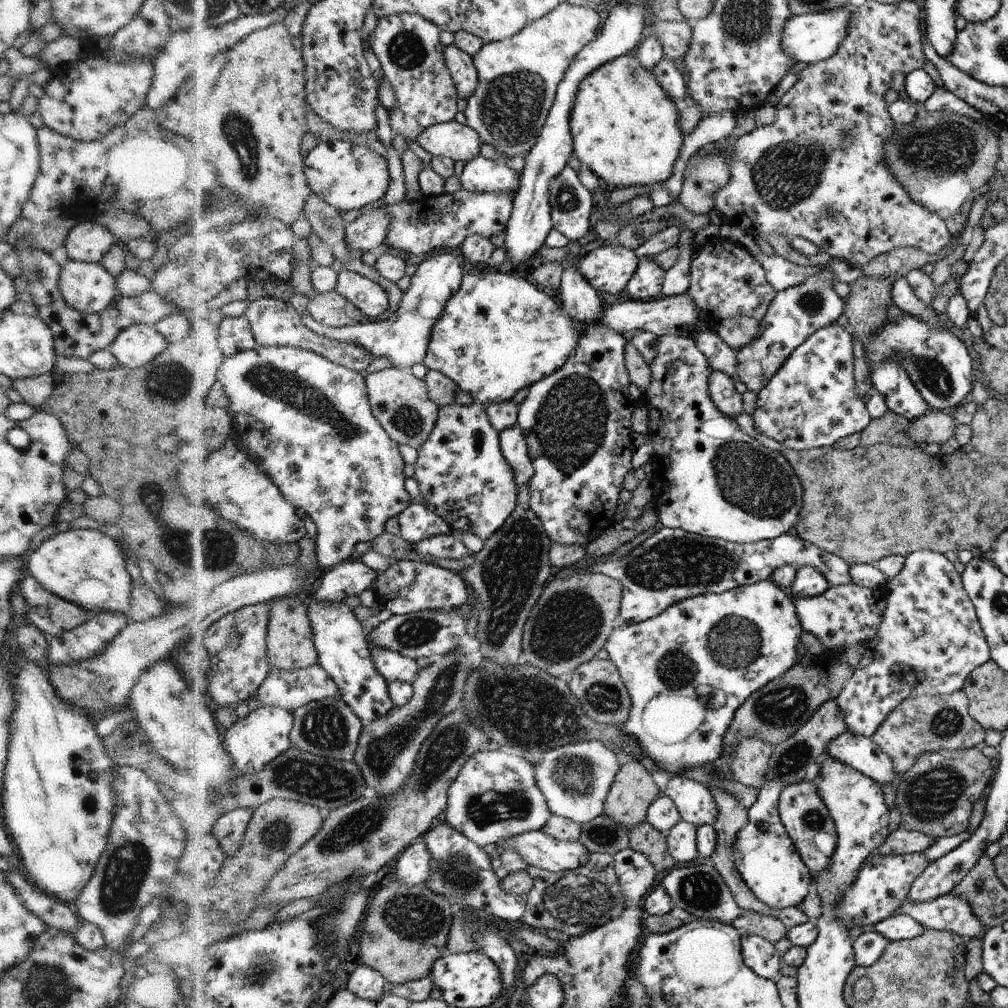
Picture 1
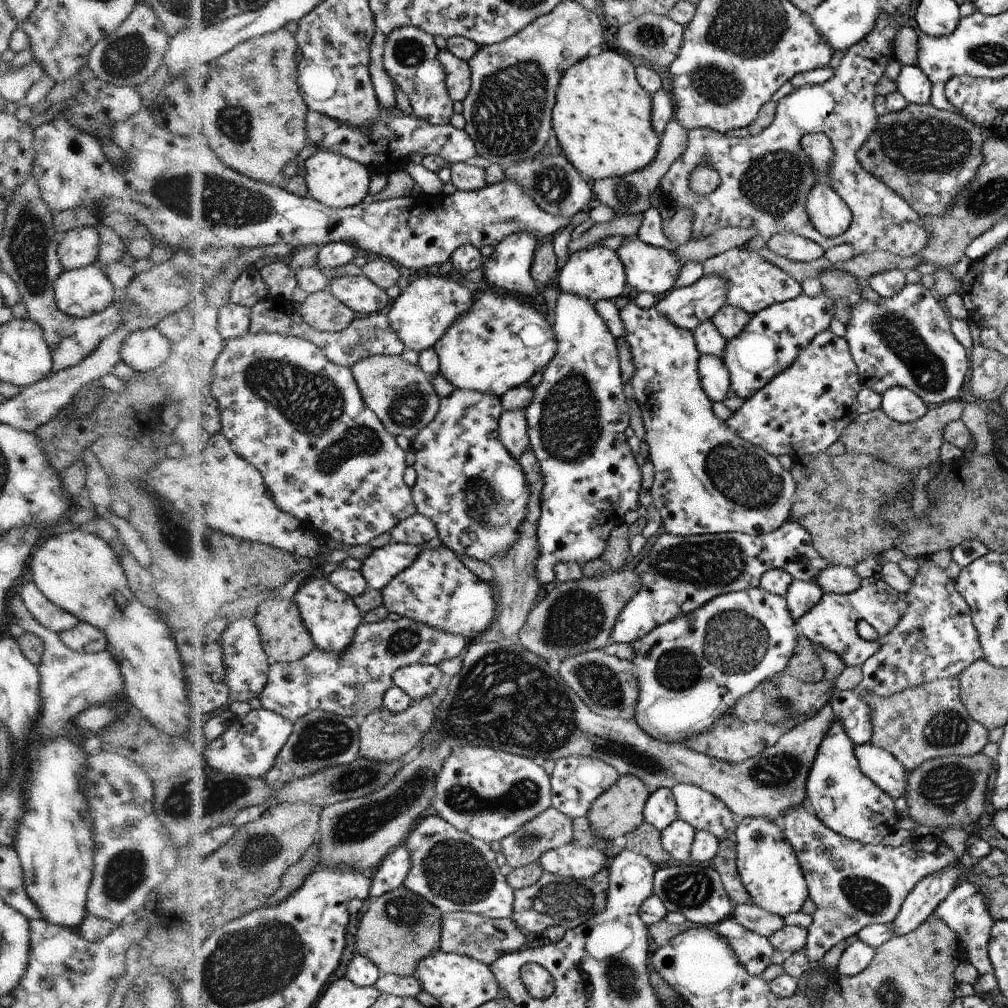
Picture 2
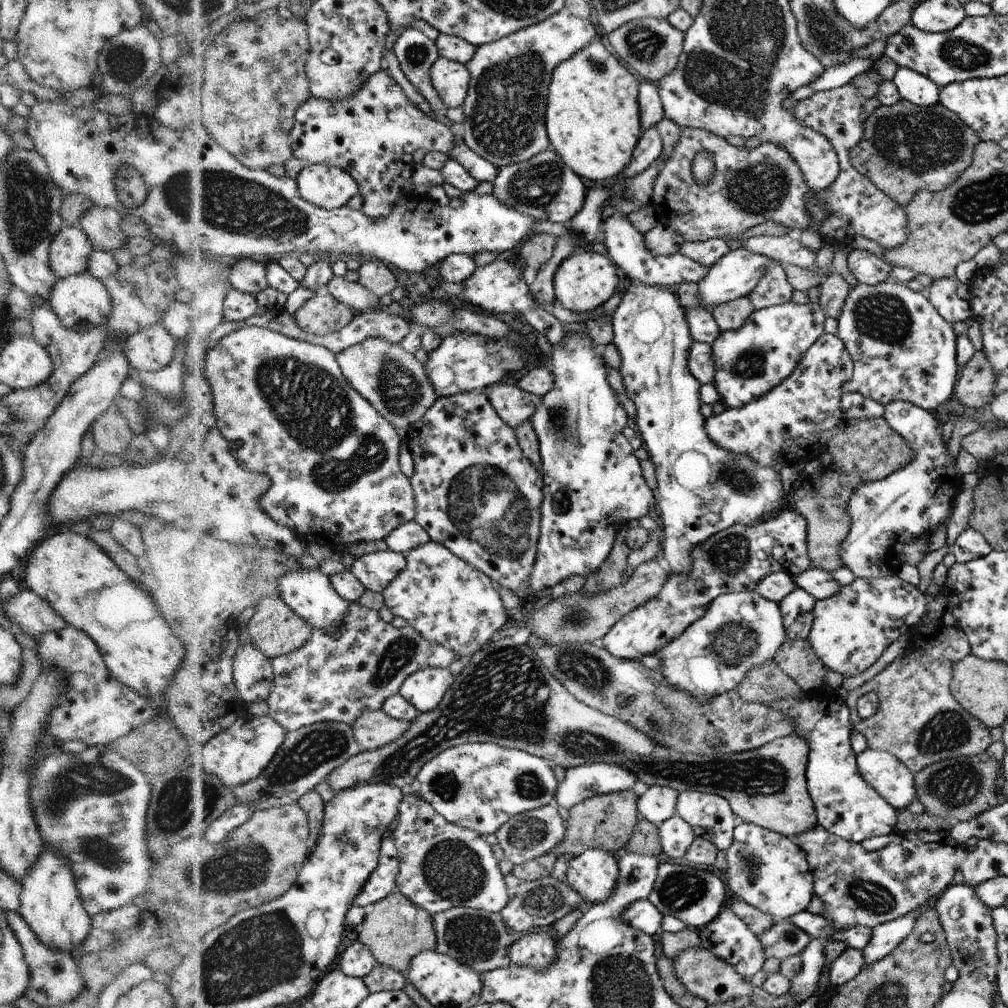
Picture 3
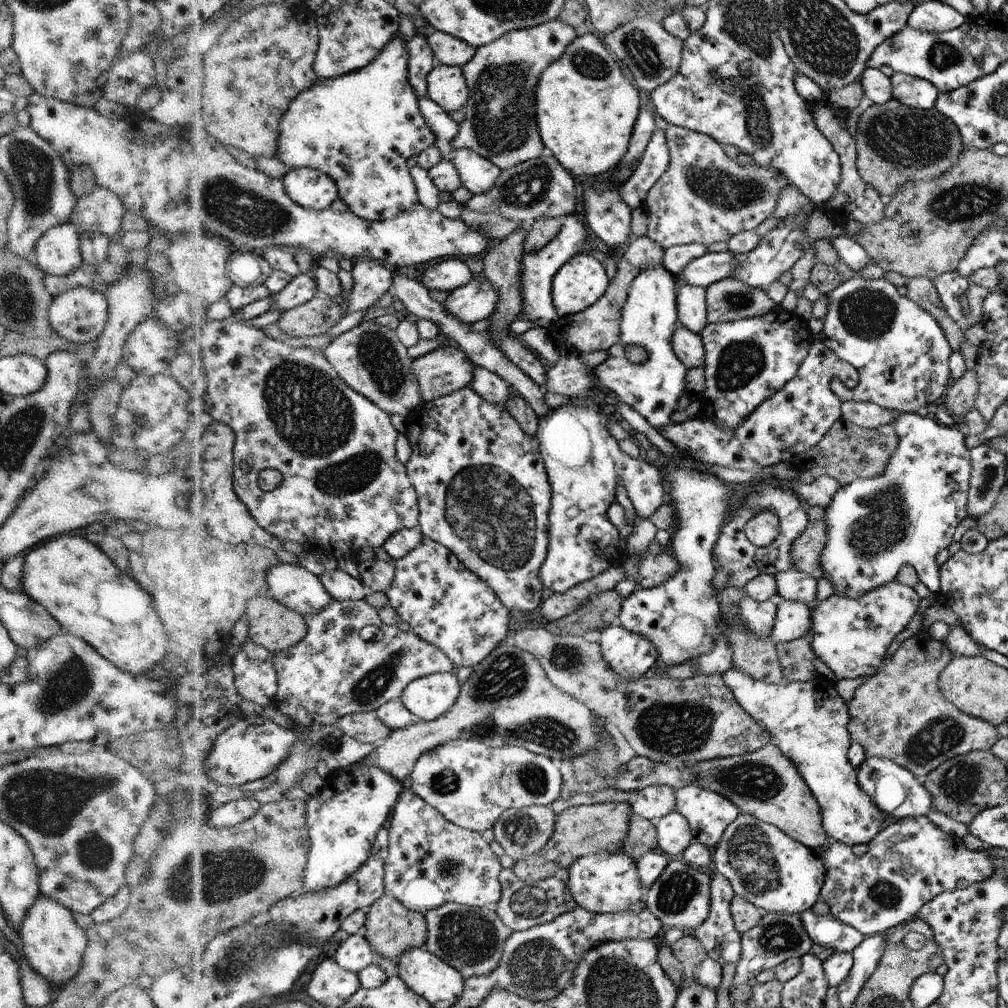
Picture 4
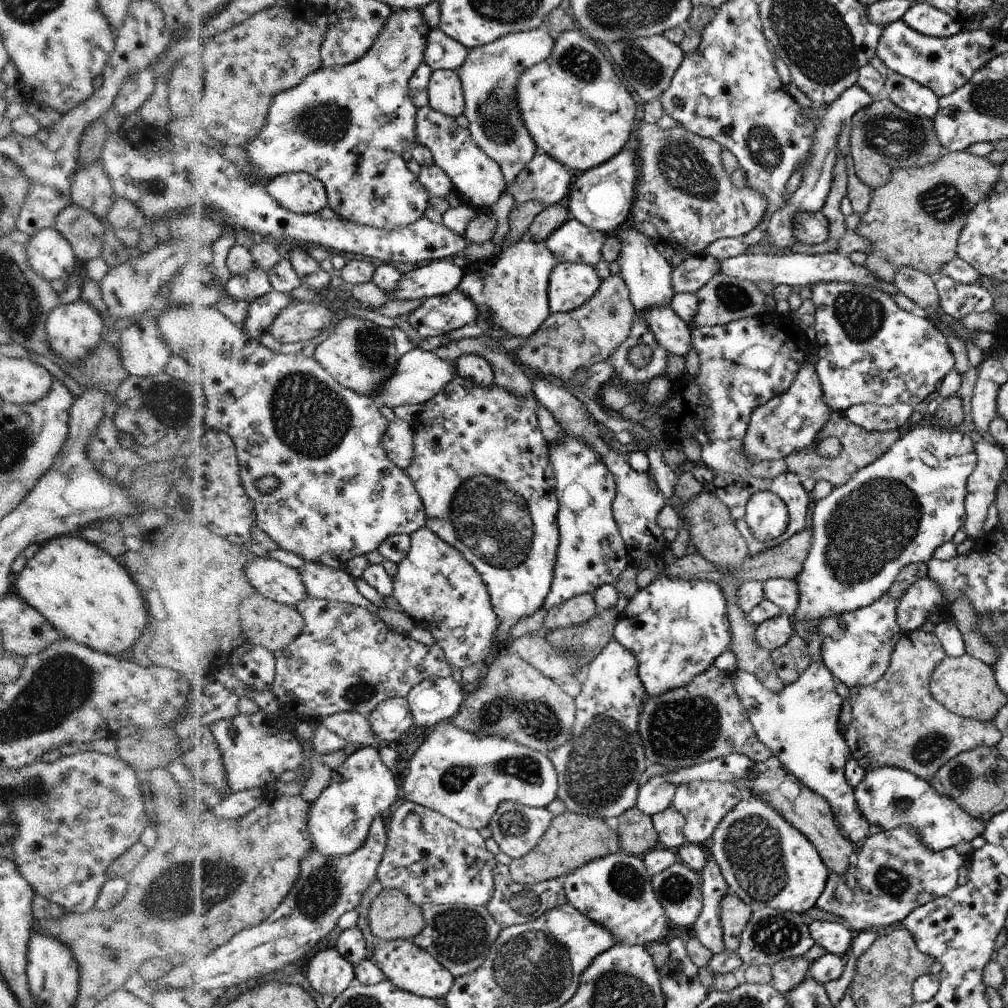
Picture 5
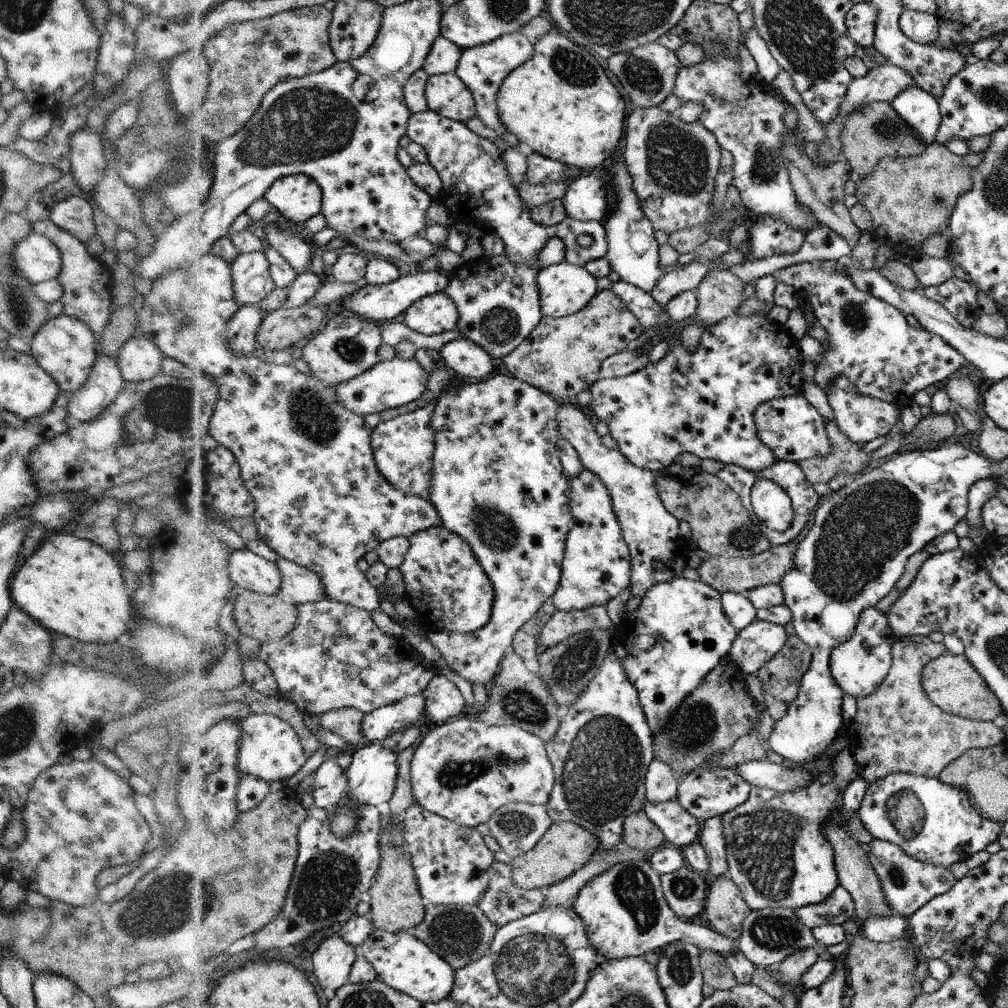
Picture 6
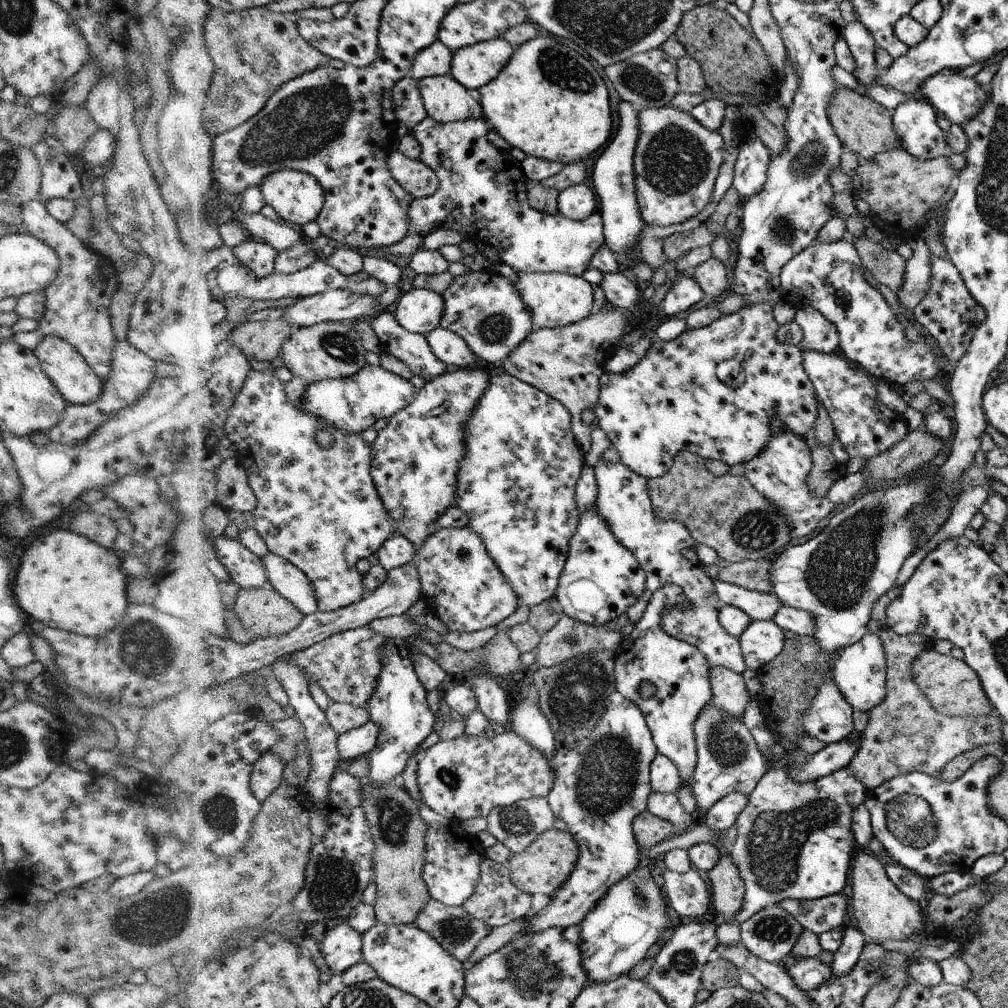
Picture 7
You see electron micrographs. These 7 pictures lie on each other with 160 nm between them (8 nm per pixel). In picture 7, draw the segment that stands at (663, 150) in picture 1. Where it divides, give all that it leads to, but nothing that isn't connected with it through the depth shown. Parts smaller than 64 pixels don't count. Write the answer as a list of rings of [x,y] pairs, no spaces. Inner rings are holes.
[[[543,36],[522,44],[499,77],[480,88],[483,119],[511,148],[560,164],[592,162],[611,141],[608,88],[592,62]]]

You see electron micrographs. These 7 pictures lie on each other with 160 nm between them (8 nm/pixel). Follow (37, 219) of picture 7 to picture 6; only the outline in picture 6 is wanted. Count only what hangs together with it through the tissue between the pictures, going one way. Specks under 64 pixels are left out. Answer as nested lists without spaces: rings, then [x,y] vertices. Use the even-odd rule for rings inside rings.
[[[50,218],[36,222],[32,228],[34,233],[48,236],[62,254],[62,272],[56,278],[64,290],[62,298],[60,298],[60,302],[64,304],[62,315],[80,318],[82,322],[88,324],[88,328],[94,332],[94,336],[100,336],[111,316],[110,305],[113,301],[111,288],[114,286],[111,268],[90,256],[84,243],[80,243],[74,236],[56,226]],[[99,352],[88,380],[71,394],[67,407],[70,425],[76,427],[94,420],[116,400],[124,386],[117,360]]]

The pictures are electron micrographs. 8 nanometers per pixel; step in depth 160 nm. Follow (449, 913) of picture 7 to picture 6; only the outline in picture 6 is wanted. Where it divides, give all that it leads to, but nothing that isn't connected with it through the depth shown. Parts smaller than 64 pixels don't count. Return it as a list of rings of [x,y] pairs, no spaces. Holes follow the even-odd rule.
[[[428,903],[426,912],[426,921],[414,929],[412,932],[424,943],[427,943],[438,955],[440,955],[444,962],[448,962],[452,970],[458,971],[470,962],[478,961],[490,948],[494,934],[496,934],[496,927],[480,910],[478,905],[468,905],[465,908],[460,905],[433,905]]]

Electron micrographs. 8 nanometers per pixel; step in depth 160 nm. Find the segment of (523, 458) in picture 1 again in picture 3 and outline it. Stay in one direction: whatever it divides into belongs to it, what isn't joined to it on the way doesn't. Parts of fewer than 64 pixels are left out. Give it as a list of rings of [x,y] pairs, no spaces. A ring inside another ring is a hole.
[[[505,380],[500,384],[488,386],[484,392],[503,422],[514,429],[524,420],[531,420],[532,414],[536,413],[536,408],[540,404],[540,396],[528,394],[517,384],[510,384]]]

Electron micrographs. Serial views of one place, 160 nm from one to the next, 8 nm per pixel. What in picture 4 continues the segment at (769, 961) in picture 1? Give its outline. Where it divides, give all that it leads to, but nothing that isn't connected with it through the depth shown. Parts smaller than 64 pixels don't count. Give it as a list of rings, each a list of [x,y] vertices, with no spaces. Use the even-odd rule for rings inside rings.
[[[714,872],[710,892],[710,913],[703,925],[691,934],[702,944],[706,956],[711,960],[721,966],[738,963],[742,953],[742,936],[736,931],[731,916],[731,902],[735,899],[735,890],[723,875]]]

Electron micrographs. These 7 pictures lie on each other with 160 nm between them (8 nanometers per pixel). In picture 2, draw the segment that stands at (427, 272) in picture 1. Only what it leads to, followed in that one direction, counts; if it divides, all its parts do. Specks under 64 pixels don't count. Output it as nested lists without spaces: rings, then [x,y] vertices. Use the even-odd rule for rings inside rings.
[[[428,275],[412,282],[400,294],[389,315],[394,328],[406,341],[407,348],[420,354],[426,349],[435,347],[447,334],[447,330],[472,306],[473,294],[468,288],[464,288],[462,284],[458,284],[451,278]]]

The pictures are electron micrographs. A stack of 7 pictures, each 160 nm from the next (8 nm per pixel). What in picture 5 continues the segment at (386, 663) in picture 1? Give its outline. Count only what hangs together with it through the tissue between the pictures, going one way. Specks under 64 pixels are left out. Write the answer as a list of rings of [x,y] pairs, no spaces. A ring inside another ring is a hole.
[[[438,676],[416,686],[408,696],[415,724],[418,727],[434,728],[456,717],[464,703],[466,687],[452,677]]]

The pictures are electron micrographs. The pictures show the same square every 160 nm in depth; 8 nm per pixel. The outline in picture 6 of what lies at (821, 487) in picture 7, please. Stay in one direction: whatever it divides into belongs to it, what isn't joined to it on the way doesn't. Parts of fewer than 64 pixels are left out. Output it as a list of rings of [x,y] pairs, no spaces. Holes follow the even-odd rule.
[[[835,419],[828,420],[826,430],[832,442],[832,454],[798,463],[798,466],[805,467],[808,482],[828,484],[839,474],[859,474],[874,462],[870,452],[862,450],[862,444],[851,442],[846,434],[840,432]]]

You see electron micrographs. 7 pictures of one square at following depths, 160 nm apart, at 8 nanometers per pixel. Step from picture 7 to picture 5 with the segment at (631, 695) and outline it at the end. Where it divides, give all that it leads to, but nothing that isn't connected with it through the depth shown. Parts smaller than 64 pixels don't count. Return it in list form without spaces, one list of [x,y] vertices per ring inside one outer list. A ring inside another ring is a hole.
[[[668,576],[656,578],[630,598],[614,628],[613,639],[636,654],[640,681],[648,696],[687,686],[728,651],[732,631],[726,606],[726,595],[716,582]]]

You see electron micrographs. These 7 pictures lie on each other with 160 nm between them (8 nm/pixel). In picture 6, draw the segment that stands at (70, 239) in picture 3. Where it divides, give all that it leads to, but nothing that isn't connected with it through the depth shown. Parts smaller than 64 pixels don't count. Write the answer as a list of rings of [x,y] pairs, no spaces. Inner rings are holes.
[[[32,232],[14,246],[10,264],[22,278],[35,285],[58,278],[62,272],[62,254],[48,236]]]

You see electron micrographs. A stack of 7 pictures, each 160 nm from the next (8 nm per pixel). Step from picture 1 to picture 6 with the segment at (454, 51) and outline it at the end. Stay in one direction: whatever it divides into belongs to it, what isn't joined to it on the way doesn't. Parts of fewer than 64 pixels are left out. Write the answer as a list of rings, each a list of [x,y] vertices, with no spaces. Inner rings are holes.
[[[455,72],[431,76],[427,98],[430,109],[445,118],[467,122],[476,117],[475,98]]]

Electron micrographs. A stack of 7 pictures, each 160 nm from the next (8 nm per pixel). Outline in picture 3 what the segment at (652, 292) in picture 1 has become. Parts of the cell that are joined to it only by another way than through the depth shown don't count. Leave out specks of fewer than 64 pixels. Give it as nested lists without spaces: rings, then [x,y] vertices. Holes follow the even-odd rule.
[[[610,216],[603,220],[601,226],[601,240],[608,250],[609,258],[618,265],[623,272],[633,282],[642,282],[648,286],[658,286],[658,288],[675,289],[682,282],[694,282],[698,284],[706,274],[708,274],[708,266],[700,264],[698,261],[687,258],[682,253],[673,256],[652,256],[652,252],[648,250],[647,244],[644,243],[644,235],[638,232],[626,216]]]

